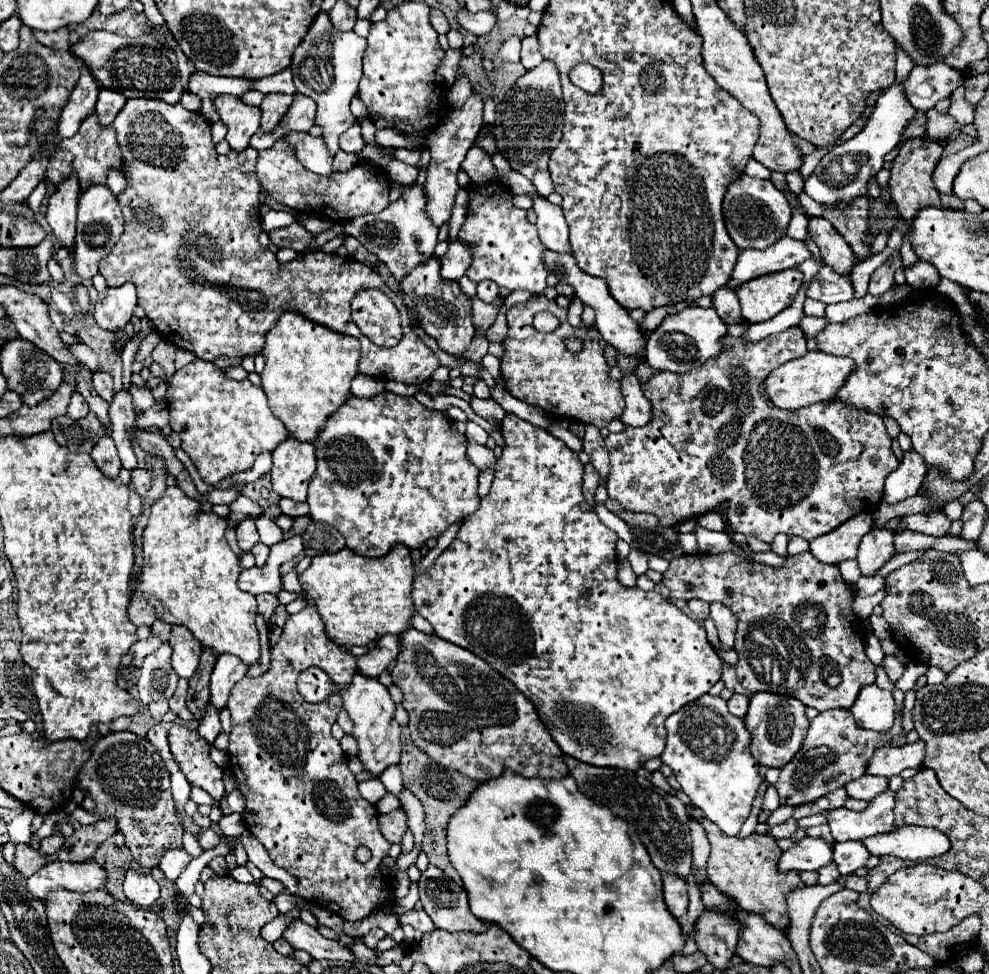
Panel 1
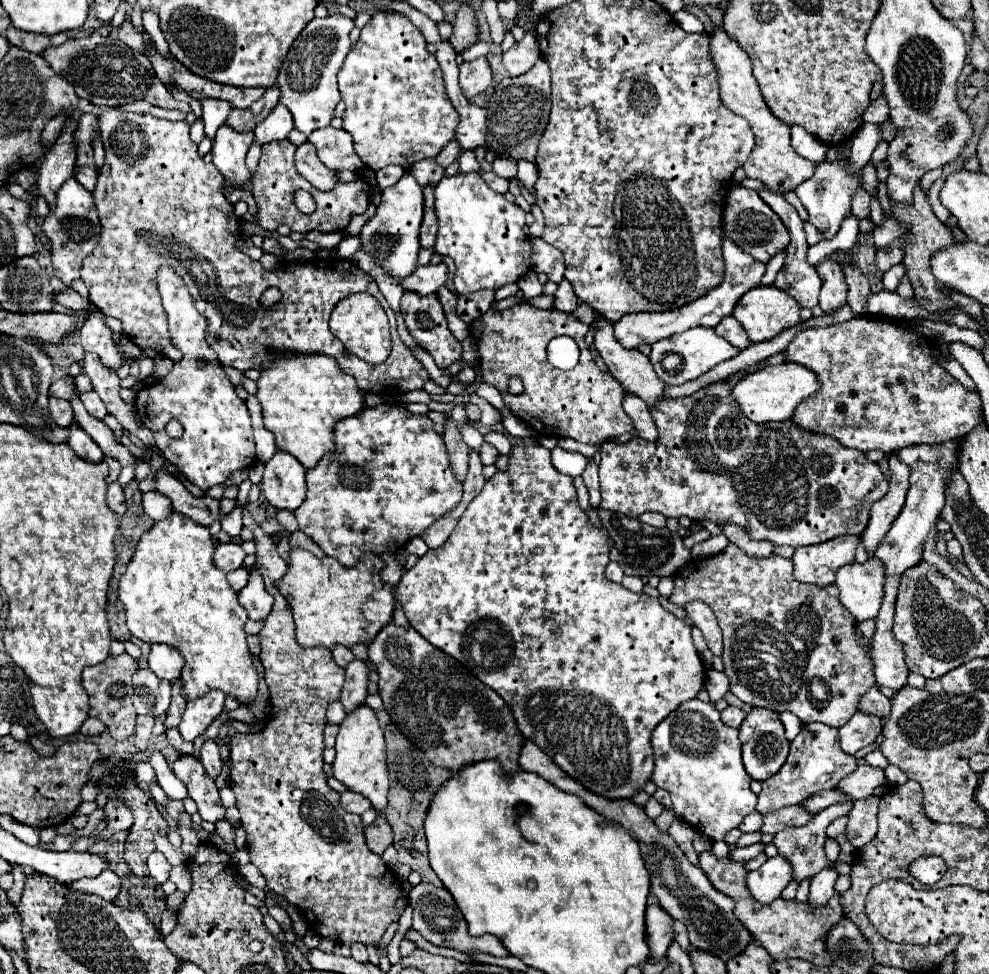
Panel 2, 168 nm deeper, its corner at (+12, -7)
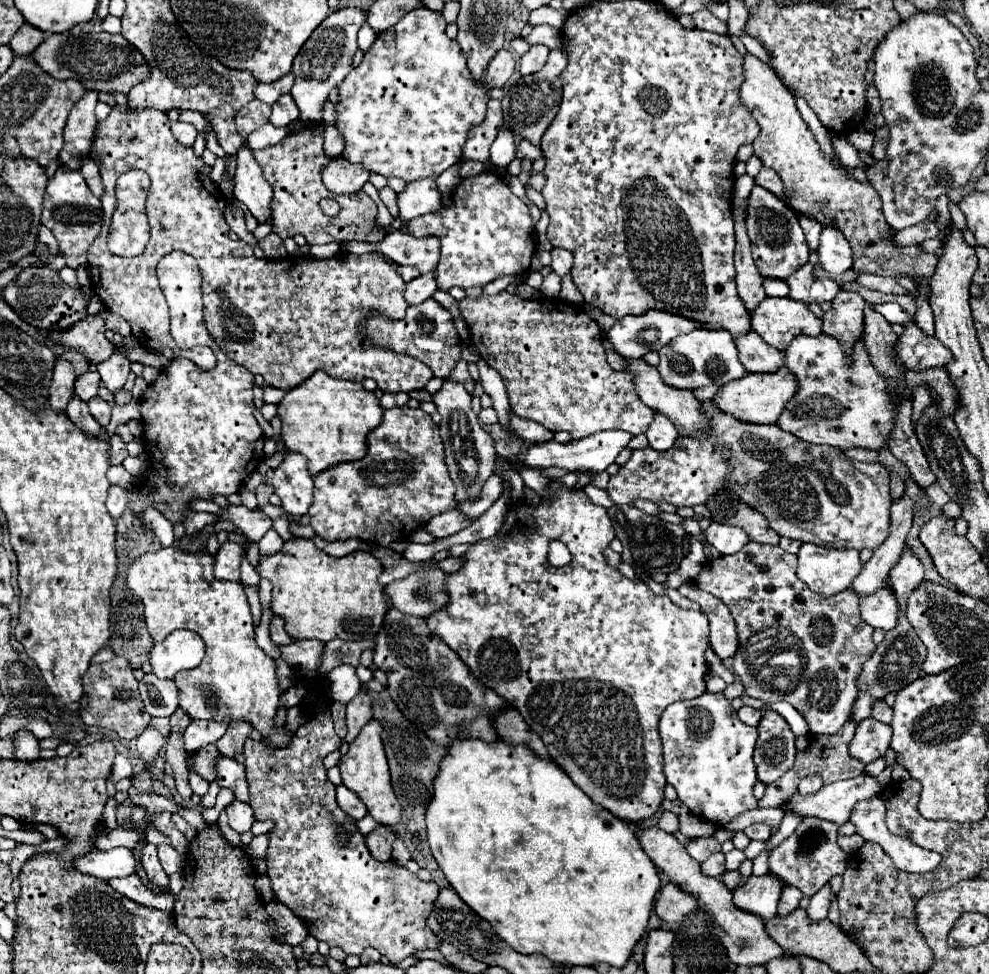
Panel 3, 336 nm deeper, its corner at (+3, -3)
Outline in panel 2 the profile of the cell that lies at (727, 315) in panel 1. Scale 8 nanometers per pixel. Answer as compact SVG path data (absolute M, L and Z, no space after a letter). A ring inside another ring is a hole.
M733 316L721 320L721 324L715 328L715 332L719 336L723 336L725 340L729 340L739 350L745 350L745 348L751 346L751 340L747 338L747 332L743 330L743 326Z

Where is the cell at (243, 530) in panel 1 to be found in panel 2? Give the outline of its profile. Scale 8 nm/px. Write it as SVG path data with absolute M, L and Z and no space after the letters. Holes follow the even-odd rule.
M229 542L229 544L219 544L215 548L215 554L213 554L213 564L223 570L223 572L233 572L237 568L243 566L243 560L245 560L245 552L239 544L235 542Z

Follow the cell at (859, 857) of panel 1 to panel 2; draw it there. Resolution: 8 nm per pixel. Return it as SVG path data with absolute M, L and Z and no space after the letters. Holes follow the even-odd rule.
M825 868L825 872L817 874L813 880L811 880L811 888L809 888L809 904L813 908L823 908L829 898L835 894L833 886L835 886L835 880L837 880L837 872L833 872L831 868Z

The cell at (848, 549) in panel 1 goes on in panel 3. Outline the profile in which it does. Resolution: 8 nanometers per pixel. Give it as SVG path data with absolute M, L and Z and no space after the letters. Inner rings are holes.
M810 542L800 546L798 578L822 596L846 590L860 570L860 552L854 548L822 548Z

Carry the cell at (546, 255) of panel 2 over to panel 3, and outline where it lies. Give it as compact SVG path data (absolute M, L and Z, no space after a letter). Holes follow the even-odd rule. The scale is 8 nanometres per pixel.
M552 248L550 254L552 254L552 270L558 276L566 276L572 268L572 252L568 252L564 248Z

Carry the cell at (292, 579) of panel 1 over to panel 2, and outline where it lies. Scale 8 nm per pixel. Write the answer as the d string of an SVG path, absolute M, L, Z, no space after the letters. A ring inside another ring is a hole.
M247 508L243 510L243 526L251 530L255 540L255 568L263 576L267 592L275 598L273 612L259 632L261 662L265 666L265 682L271 692L271 716L263 732L235 734L231 740L231 788L237 796L241 824L247 830L247 852L251 856L251 862L263 874L269 890L283 896L289 904L295 904L303 912L309 928L315 934L339 944L351 946L355 942L361 942L365 946L371 944L379 950L383 934L393 922L401 918L409 900L401 880L393 874L393 870L383 862L381 856L369 852L363 838L365 826L361 818L341 808L339 794L329 788L327 776L323 774L323 728L327 724L325 710L331 700L341 698L345 670L335 664L335 660L331 658L331 650L323 646L305 650L295 642L289 606L285 604L285 596L277 594L275 588L275 580L285 576L287 564L277 554L273 538L261 530Z

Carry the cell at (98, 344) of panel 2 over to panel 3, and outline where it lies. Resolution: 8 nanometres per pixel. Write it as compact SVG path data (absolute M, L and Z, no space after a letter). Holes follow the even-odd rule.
M116 348L114 354L106 362L100 362L96 366L102 382L106 384L106 388L110 392L116 392L118 388L124 386L124 382L128 378L128 372L130 372L130 364L132 362L126 360L126 354L120 348Z

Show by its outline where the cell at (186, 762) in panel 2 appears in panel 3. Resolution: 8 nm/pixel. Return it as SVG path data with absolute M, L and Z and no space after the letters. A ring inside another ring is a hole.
M234 800L232 804L228 804L224 808L224 812L228 814L228 820L230 820L230 826L236 830L236 832L246 832L250 830L250 826L254 824L254 812L250 808L250 804L246 802L240 802L240 800Z

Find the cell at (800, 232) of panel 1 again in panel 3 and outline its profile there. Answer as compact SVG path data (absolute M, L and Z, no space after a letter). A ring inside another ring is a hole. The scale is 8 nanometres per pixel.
M764 278L764 290L768 296L788 296L788 284L780 278Z

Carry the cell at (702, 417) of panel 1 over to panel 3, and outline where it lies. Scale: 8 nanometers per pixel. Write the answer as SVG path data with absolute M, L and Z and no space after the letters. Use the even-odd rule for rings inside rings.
M702 402L702 412L706 412L706 420L714 424L710 428L710 436L698 436L698 440L690 440L690 436L678 436L674 448L666 452L654 452L654 448L646 446L642 450L632 450L630 460L620 466L620 470L608 482L608 496L614 504L632 504L636 498L646 498L652 502L668 502L676 508L708 504L714 494L730 492L738 496L738 500L754 506L764 518L770 522L770 528L780 536L814 542L826 548L878 548L886 536L890 526L890 486L888 472L880 466L880 480L860 472L854 462L838 448L826 448L816 444L806 444L798 440L798 436L790 436L790 432L782 432L776 424L742 424L742 420L734 420L734 416L726 416L726 412L718 412L714 402Z

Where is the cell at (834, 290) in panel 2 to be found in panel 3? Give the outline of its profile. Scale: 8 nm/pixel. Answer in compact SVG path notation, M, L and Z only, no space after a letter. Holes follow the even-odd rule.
M840 288L836 298L832 300L832 308L824 314L822 332L838 338L844 344L846 352L852 346L852 342L862 336L864 328L862 308L864 300L858 292Z

